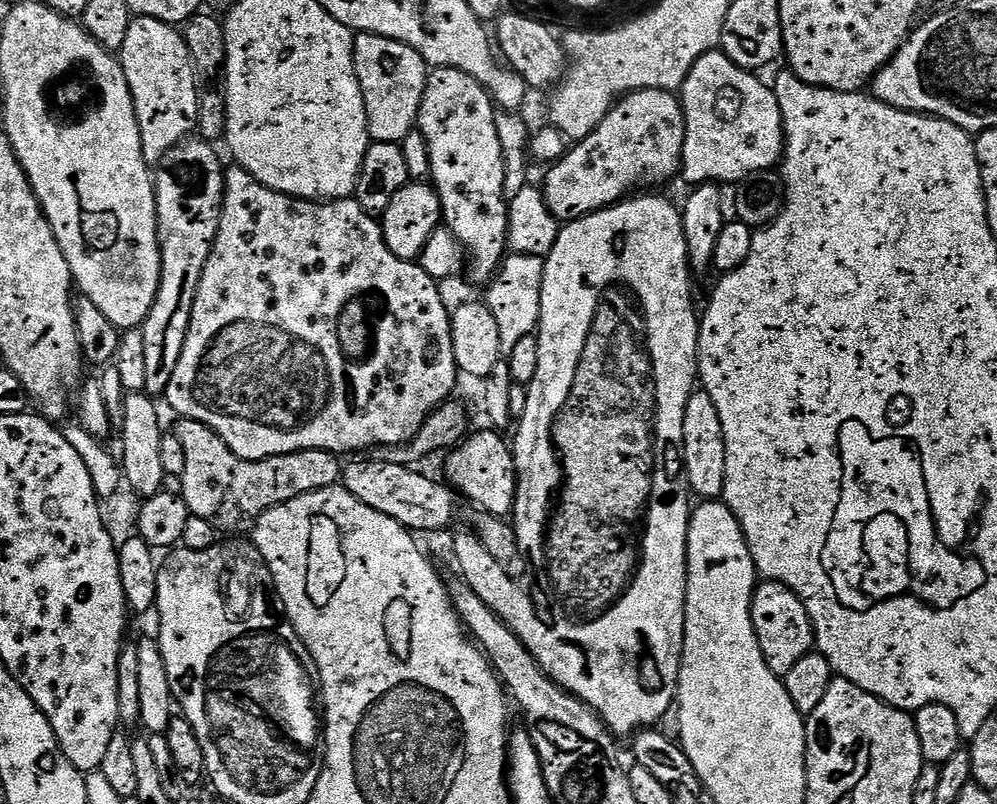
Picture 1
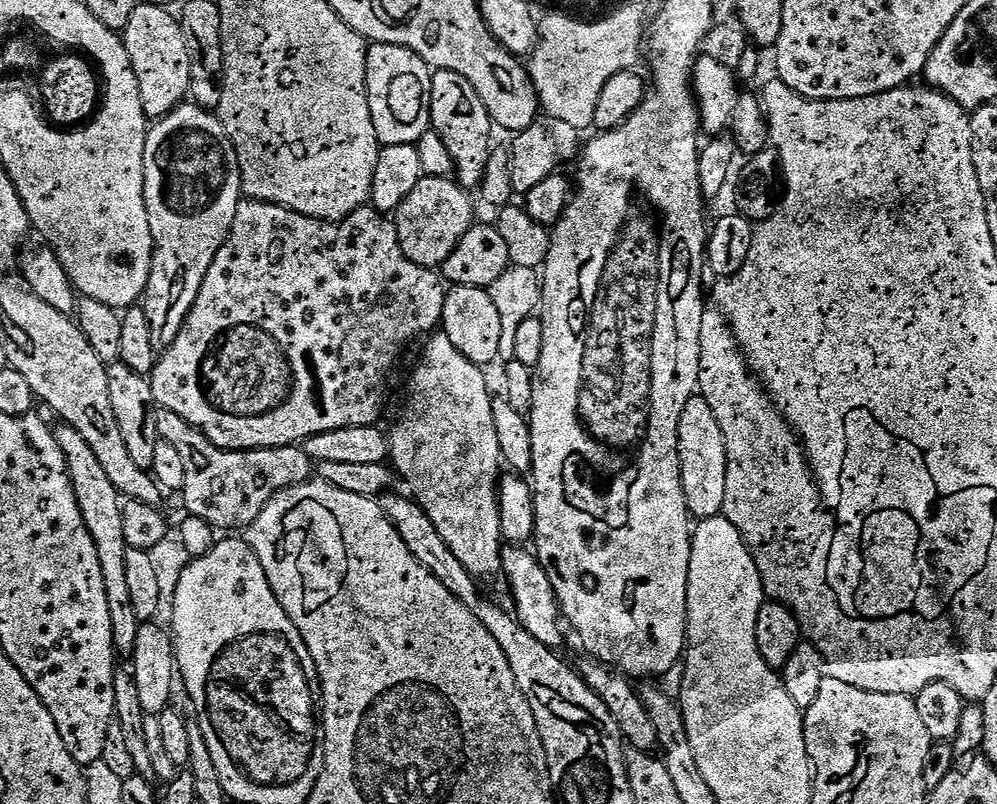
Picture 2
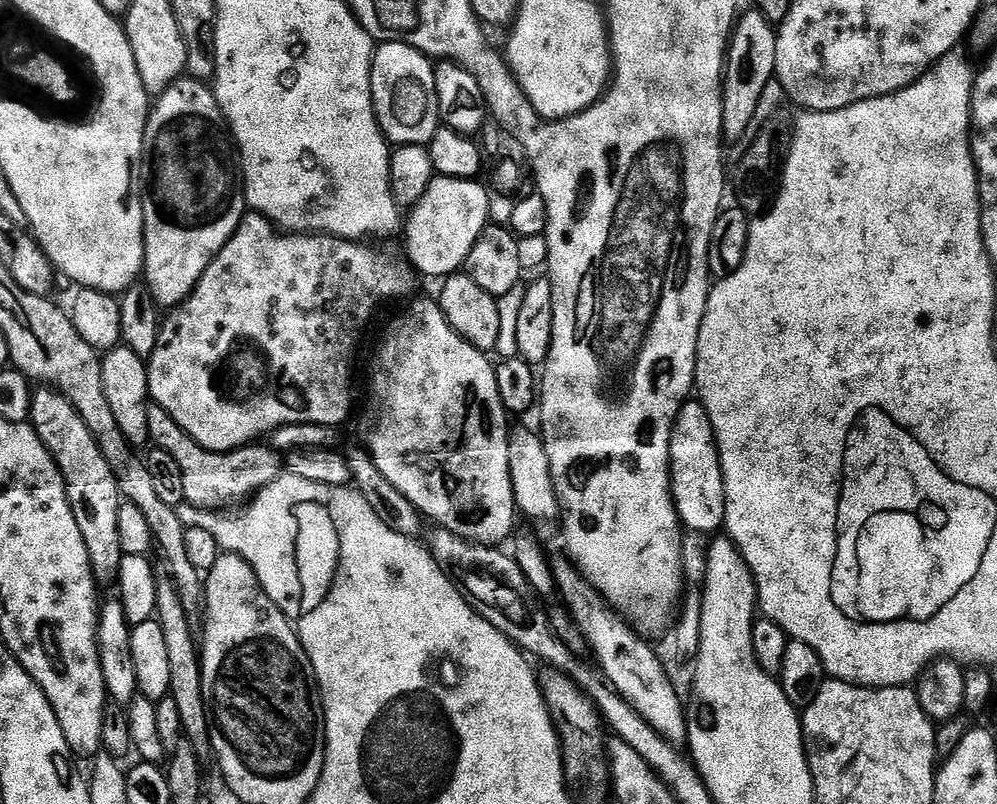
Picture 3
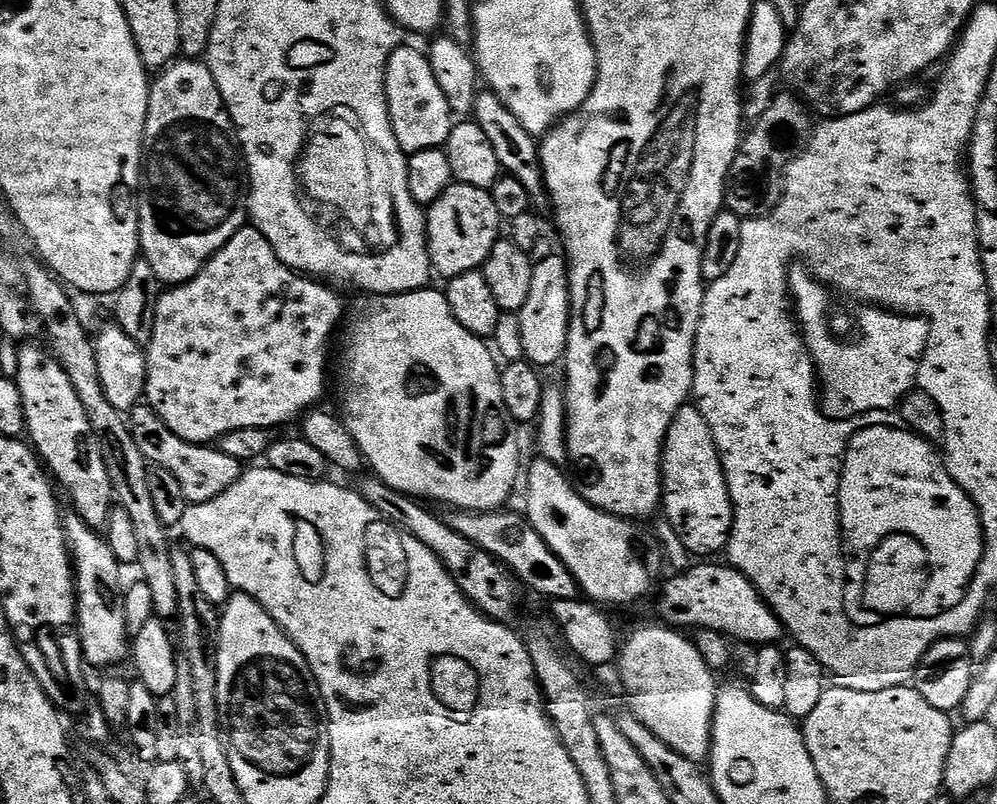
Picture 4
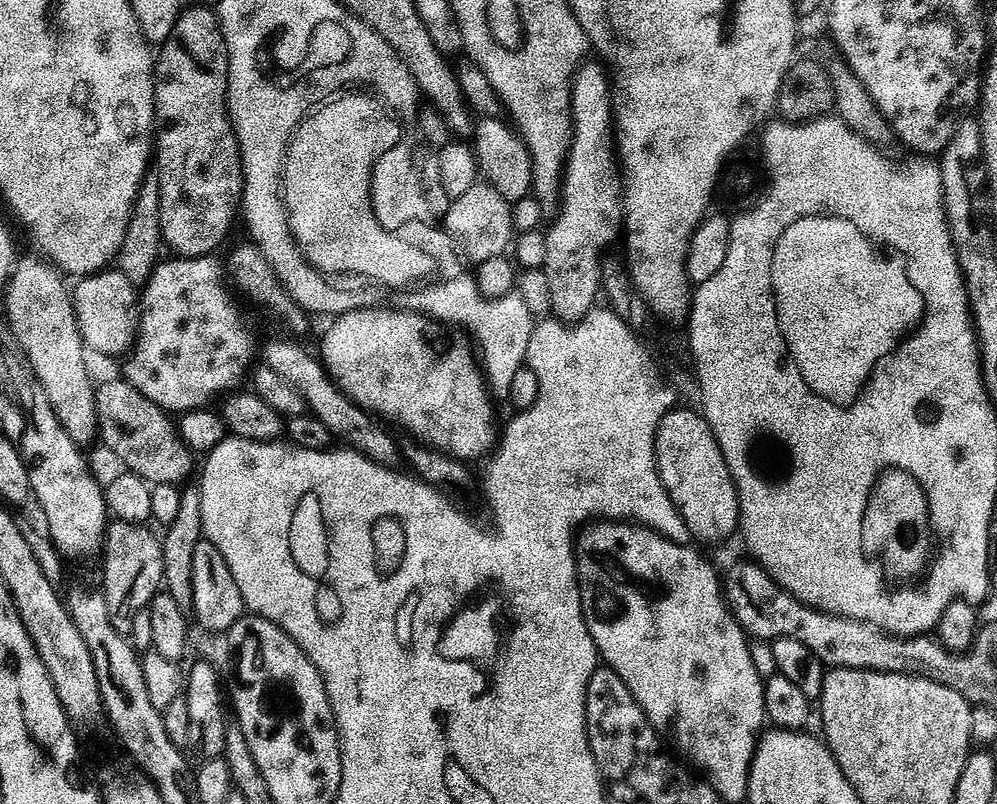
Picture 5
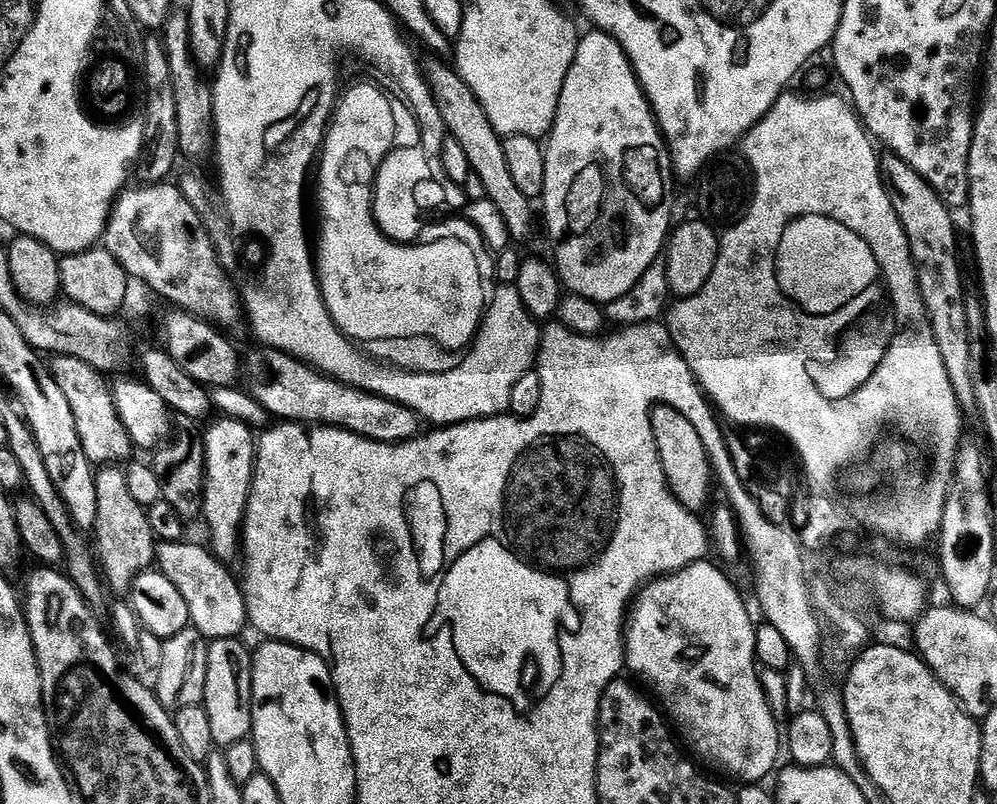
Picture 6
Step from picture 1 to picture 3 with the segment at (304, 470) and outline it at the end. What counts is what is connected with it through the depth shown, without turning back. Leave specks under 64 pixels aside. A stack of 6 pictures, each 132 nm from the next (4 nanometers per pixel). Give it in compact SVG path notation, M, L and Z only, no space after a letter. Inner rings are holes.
M149 403L148 417L152 435L151 443L166 454L170 454L174 462L178 462L182 470L182 483L186 490L185 501L202 509L203 512L216 514L221 510L231 509L228 508L231 504L255 497L261 488L280 479L282 475L281 453L271 447L245 446L237 448L234 452L211 452L203 448L197 440L188 437L174 422L174 418L170 418L166 410L162 410L162 406Z

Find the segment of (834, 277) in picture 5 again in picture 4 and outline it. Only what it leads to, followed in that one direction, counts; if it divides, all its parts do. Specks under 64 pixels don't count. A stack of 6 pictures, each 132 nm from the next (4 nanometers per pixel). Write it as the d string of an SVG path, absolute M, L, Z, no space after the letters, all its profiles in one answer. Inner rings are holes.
M796 266L788 273L788 291L794 305L794 319L816 366L825 416L831 417L836 412L840 412L840 416L848 416L848 412L860 412L860 408L892 404L892 400L912 384L912 360L916 360L916 352L920 352L920 344L924 344L924 324L916 324L916 320L896 320L896 310L872 312L872 316L868 316L868 324L864 324L864 340L860 340L860 344L836 344L830 323L829 289L807 267Z

